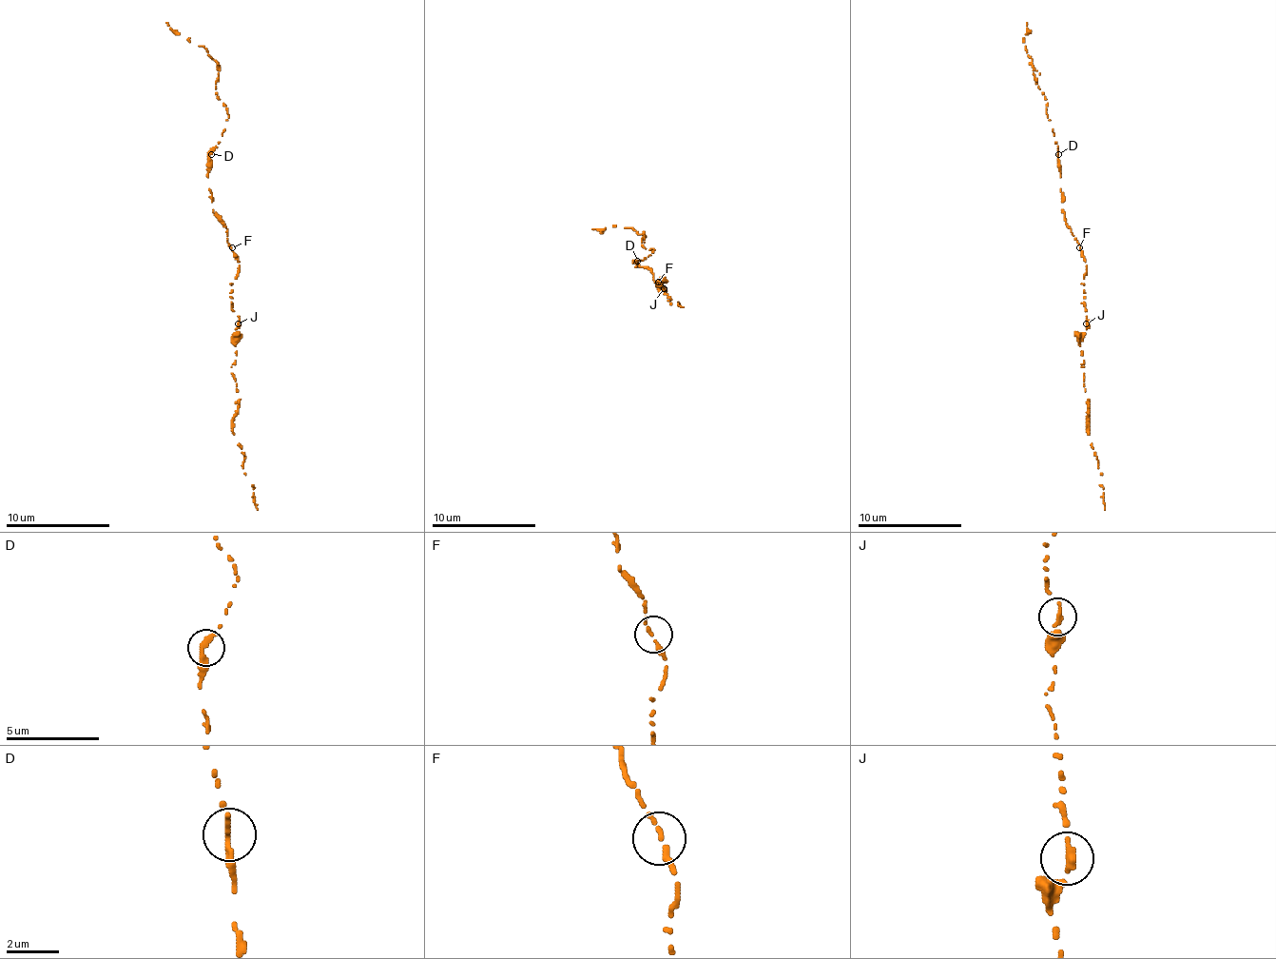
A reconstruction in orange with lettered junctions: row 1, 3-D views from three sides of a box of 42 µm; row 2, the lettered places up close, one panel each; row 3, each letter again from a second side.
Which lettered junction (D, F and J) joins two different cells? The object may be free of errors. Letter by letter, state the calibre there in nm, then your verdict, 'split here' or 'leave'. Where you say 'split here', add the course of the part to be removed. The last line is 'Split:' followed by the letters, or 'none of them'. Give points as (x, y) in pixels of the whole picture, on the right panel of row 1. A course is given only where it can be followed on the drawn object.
D: calibre 240 nm; leave
F: calibre 260 nm; leave
J: calibre 240 nm; leave
Split: none of them

